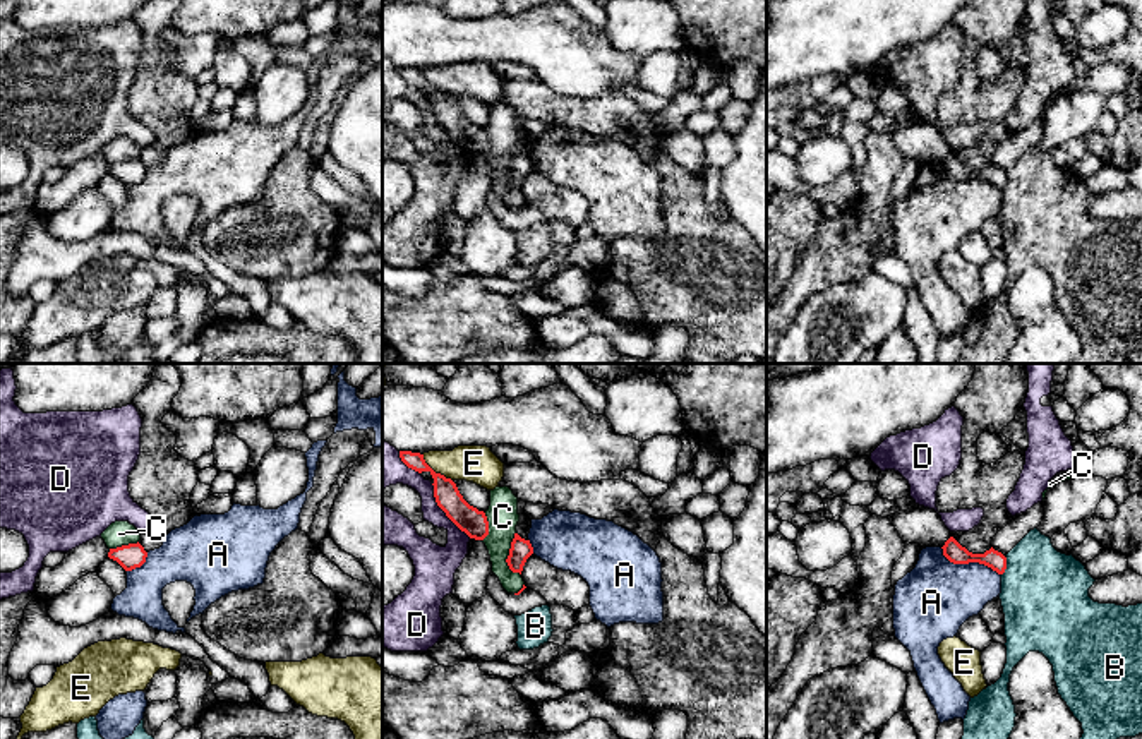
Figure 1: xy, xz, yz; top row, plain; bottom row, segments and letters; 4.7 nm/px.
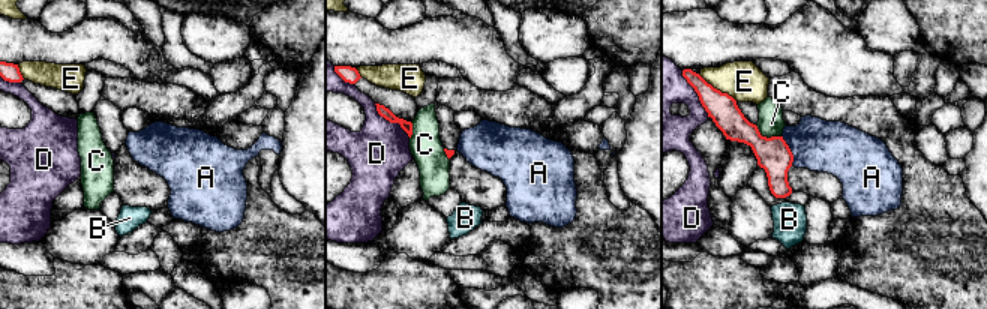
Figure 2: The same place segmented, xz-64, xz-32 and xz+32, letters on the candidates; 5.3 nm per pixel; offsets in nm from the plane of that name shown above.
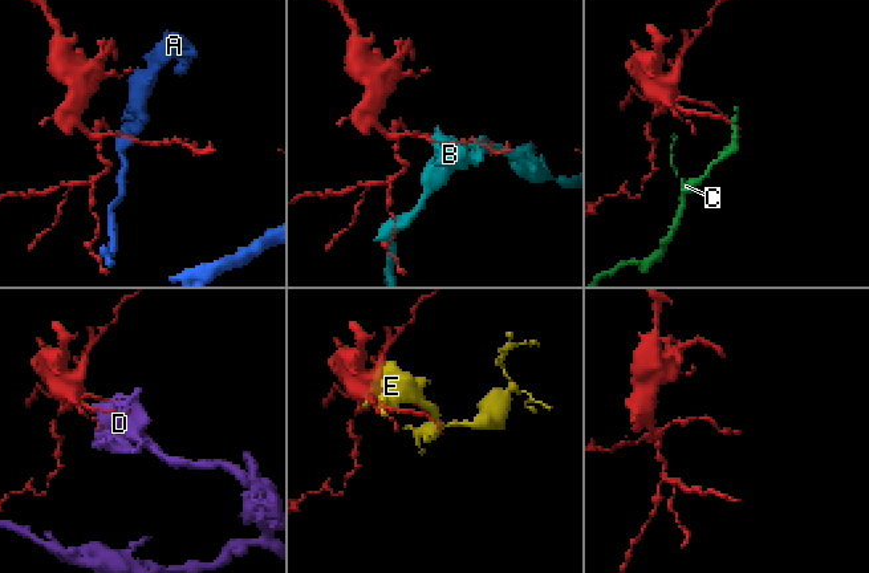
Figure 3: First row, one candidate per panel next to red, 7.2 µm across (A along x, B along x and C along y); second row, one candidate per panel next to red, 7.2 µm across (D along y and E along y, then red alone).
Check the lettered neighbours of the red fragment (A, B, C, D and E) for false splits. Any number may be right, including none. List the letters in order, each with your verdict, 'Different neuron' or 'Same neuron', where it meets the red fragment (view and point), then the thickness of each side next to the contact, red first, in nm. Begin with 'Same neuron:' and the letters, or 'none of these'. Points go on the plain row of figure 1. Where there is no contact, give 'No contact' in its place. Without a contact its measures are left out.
Same neuron: none of these
A: Different neuron. Touches red at yz (969, 177). Thickness 90 nm (red) against 360 nm
B: Different neuron. Touches red at yz (1005, 182). Thickness 90 nm (red) against 420 nm
C: Different neuron. Touches red at xz (508, 172). Thickness 100 nm (red) against 150 nm
D: Different neuron. Touches red at xz (443, 126). Thickness 120 nm (red) against 170 nm
E: Different neuron. Touches red at xz (434, 88). Thickness 120 nm (red) against 180 nm

